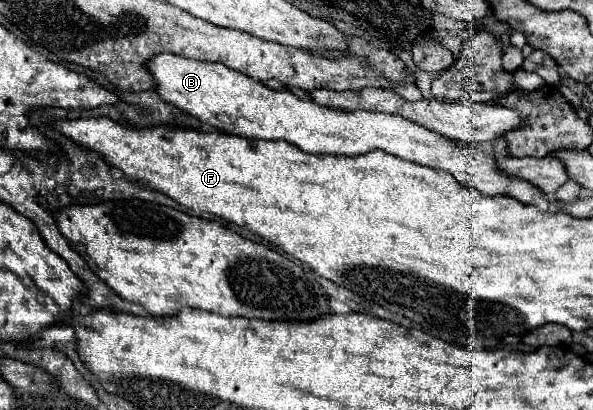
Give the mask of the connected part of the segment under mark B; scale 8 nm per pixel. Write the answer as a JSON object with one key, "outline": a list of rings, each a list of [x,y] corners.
{"outline":[[[159,53],[147,61],[147,73],[153,77],[153,89],[157,95],[193,115],[201,123],[213,125],[219,131],[235,133],[253,139],[273,139],[295,143],[301,151],[317,155],[363,155],[375,149],[383,149],[405,161],[413,161],[425,167],[443,169],[451,173],[459,183],[481,191],[483,195],[507,195],[519,199],[521,203],[535,205],[539,209],[549,209],[549,199],[523,183],[521,179],[509,179],[495,167],[495,157],[485,155],[475,147],[457,147],[455,141],[443,139],[433,131],[413,125],[409,119],[387,115],[387,113],[367,113],[367,111],[337,111],[329,107],[319,107],[315,101],[301,101],[289,91],[273,91],[261,81],[255,81],[235,69],[221,63],[193,61],[171,53]]]}

